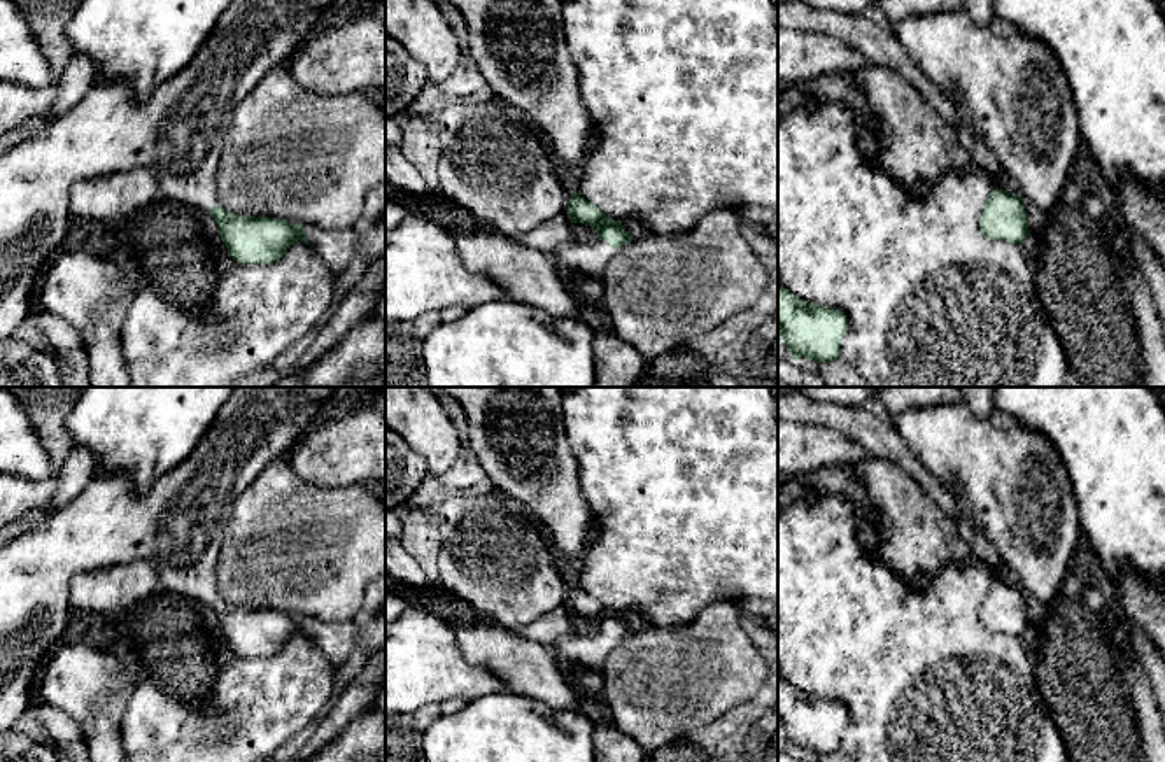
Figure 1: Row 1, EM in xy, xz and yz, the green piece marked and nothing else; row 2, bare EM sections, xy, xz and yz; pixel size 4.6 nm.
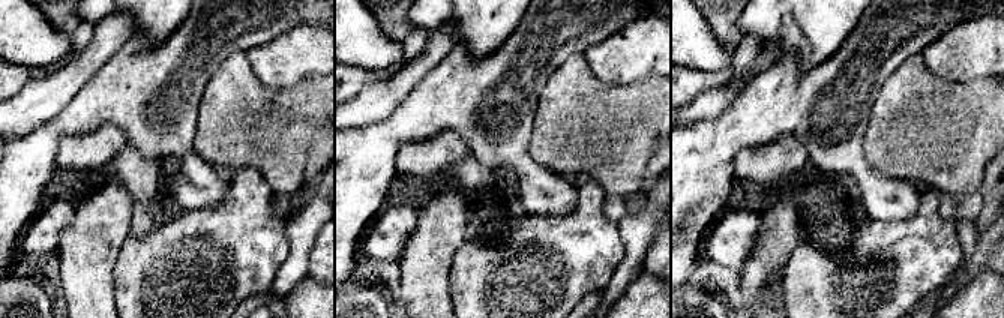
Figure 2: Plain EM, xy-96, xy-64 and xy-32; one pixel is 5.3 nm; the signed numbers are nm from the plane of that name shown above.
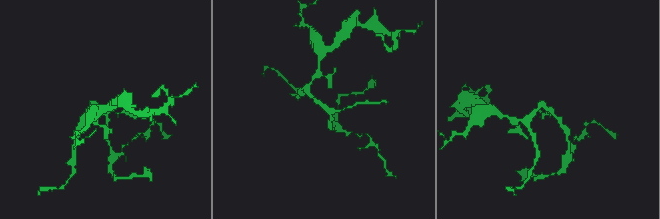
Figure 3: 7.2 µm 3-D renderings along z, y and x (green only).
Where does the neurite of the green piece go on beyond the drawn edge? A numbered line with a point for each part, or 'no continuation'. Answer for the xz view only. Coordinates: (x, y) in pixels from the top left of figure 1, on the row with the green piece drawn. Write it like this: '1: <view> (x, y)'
1: xz (589, 260)

